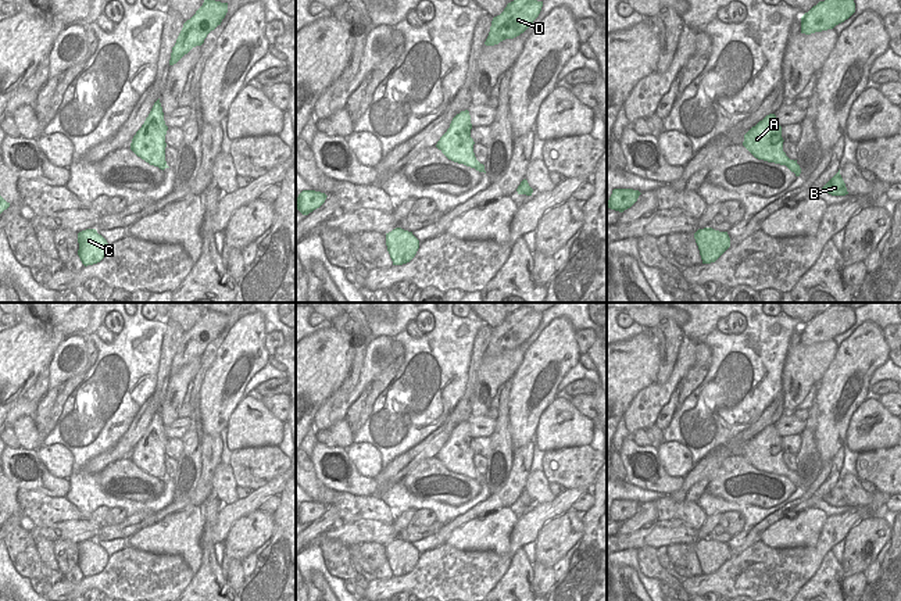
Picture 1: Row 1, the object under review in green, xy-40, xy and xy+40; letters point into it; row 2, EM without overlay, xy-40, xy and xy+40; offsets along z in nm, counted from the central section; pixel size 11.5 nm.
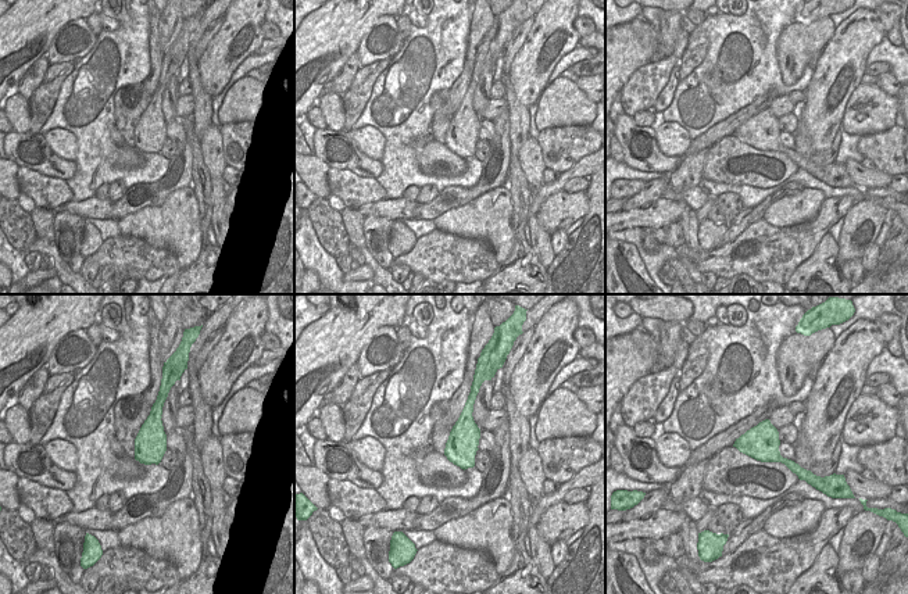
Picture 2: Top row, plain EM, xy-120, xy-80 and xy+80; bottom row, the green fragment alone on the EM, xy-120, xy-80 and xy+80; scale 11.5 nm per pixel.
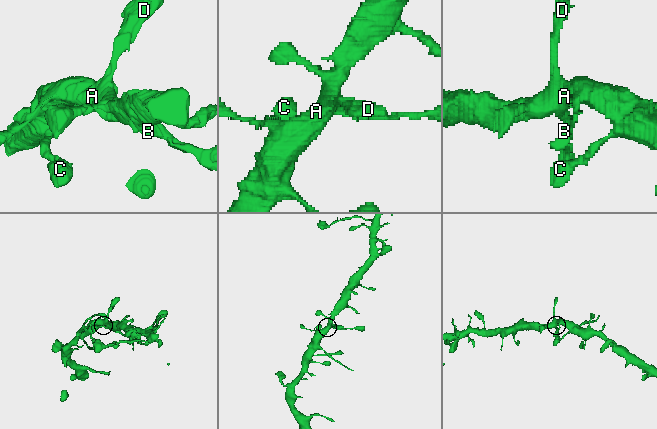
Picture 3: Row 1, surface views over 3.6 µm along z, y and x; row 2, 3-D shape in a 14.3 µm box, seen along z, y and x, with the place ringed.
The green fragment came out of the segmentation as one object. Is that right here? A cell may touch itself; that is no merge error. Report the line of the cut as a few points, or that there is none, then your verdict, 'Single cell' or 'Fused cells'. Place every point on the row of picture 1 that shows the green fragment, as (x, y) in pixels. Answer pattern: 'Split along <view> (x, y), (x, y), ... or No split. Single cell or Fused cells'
No split. Single cell

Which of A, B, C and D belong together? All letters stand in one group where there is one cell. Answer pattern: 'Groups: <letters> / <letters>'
Groups: A B C D

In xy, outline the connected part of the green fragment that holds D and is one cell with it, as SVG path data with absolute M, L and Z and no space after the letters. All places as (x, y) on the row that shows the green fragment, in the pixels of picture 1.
M514 0L491 21L486 46L494 46L505 39L514 39L523 33L539 17L543 1Z

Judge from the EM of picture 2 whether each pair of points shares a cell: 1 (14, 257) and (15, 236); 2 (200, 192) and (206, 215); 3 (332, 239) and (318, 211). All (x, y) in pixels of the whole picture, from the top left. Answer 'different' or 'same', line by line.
1: different
2: same
3: same

